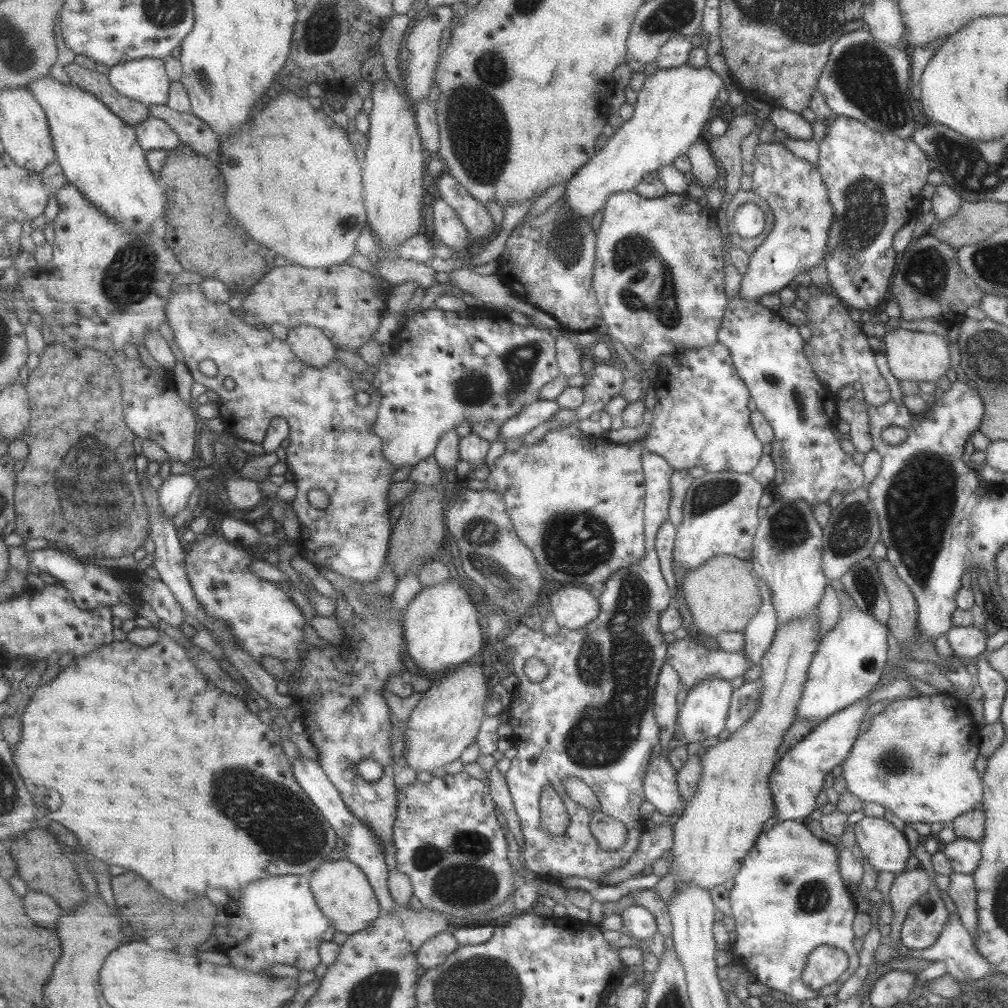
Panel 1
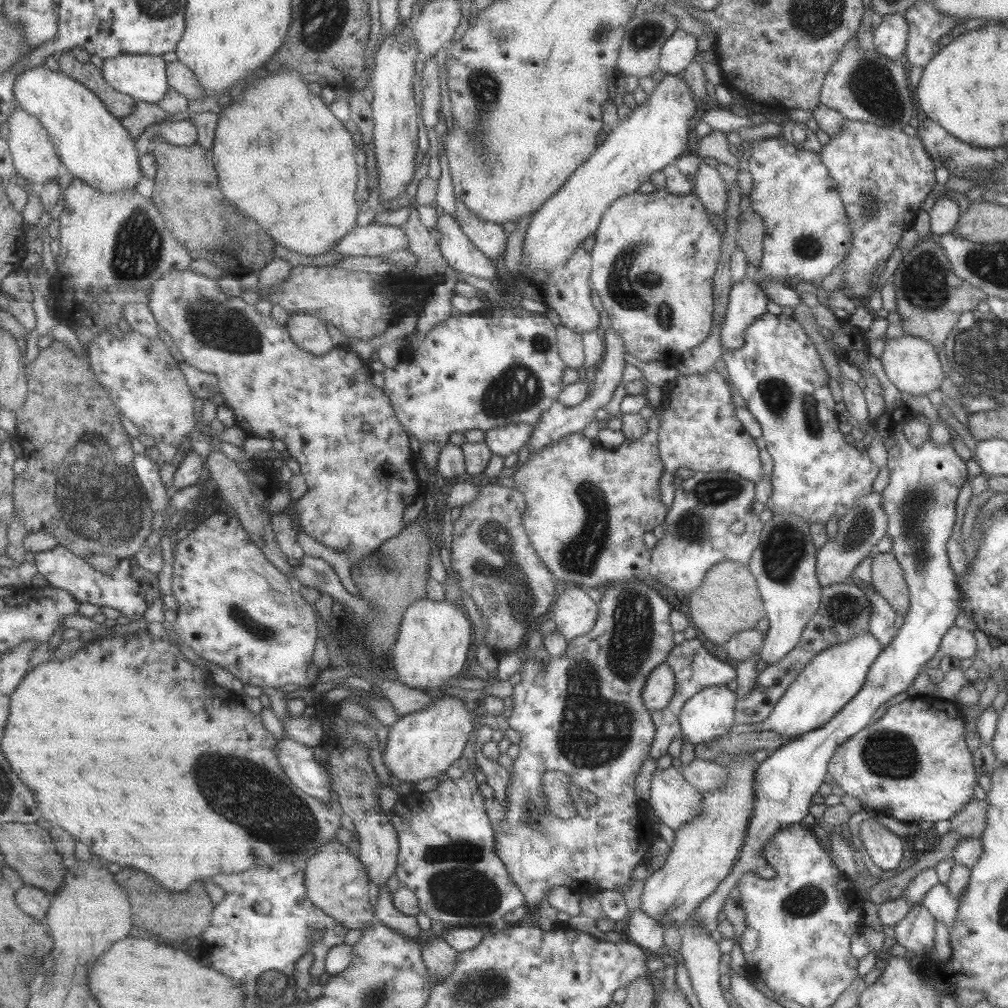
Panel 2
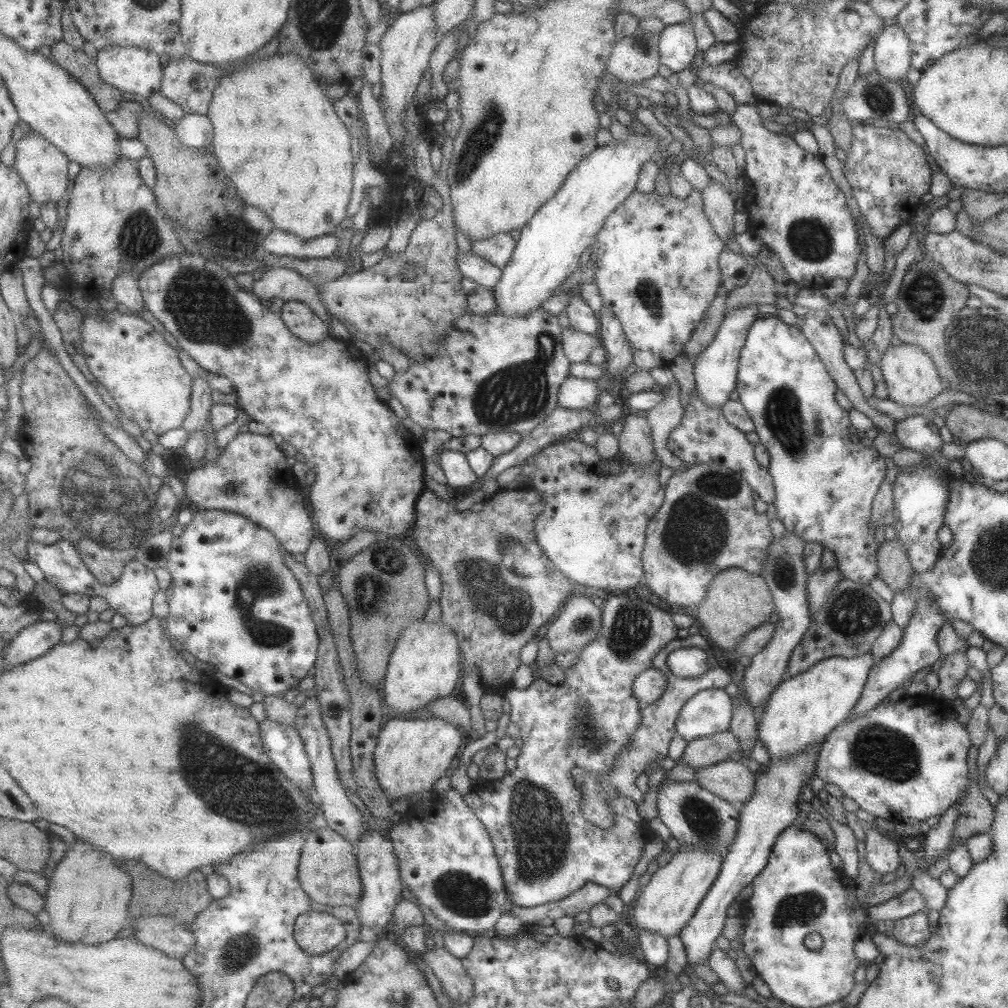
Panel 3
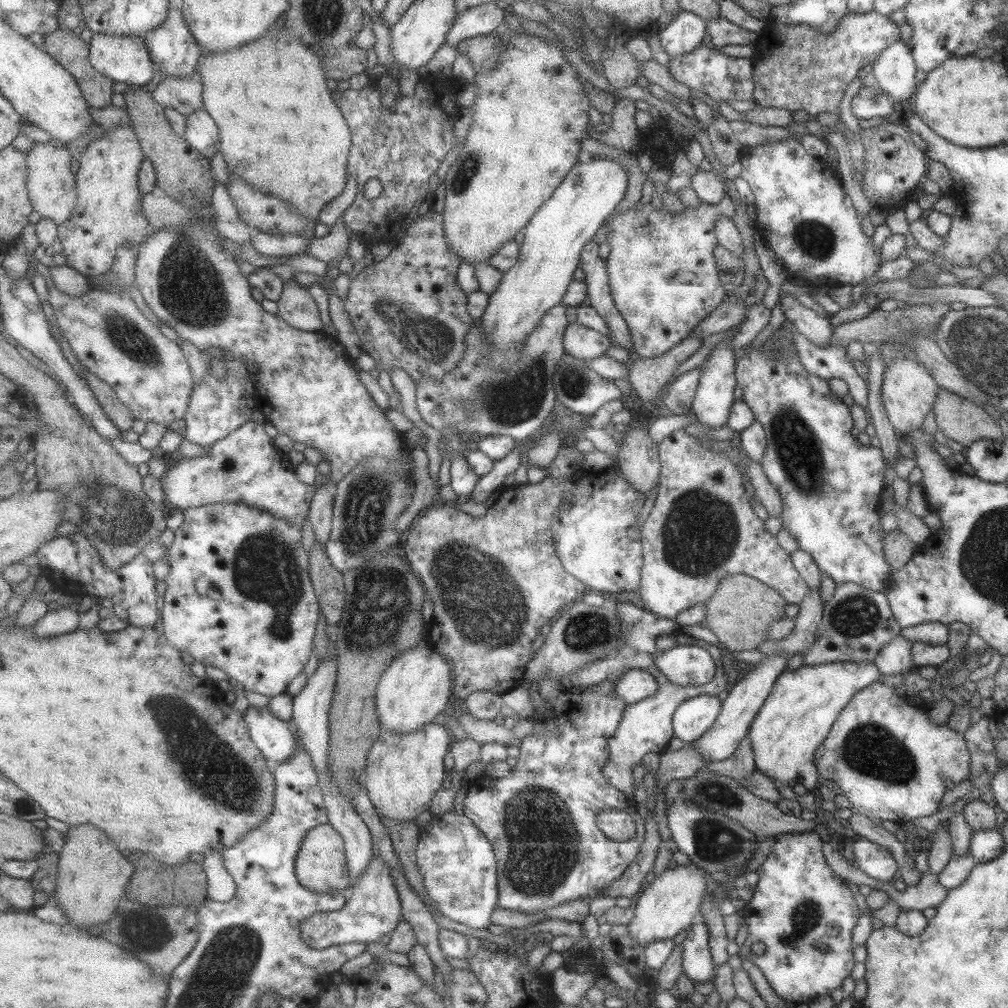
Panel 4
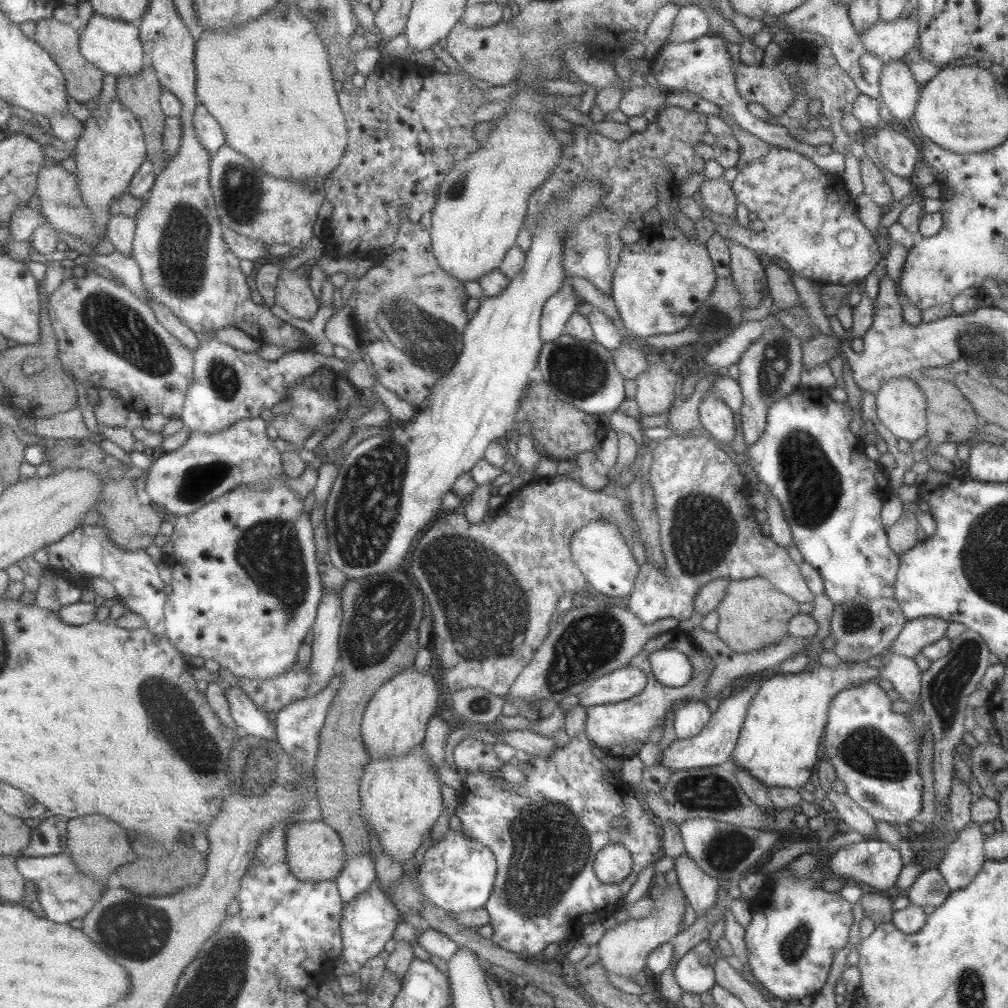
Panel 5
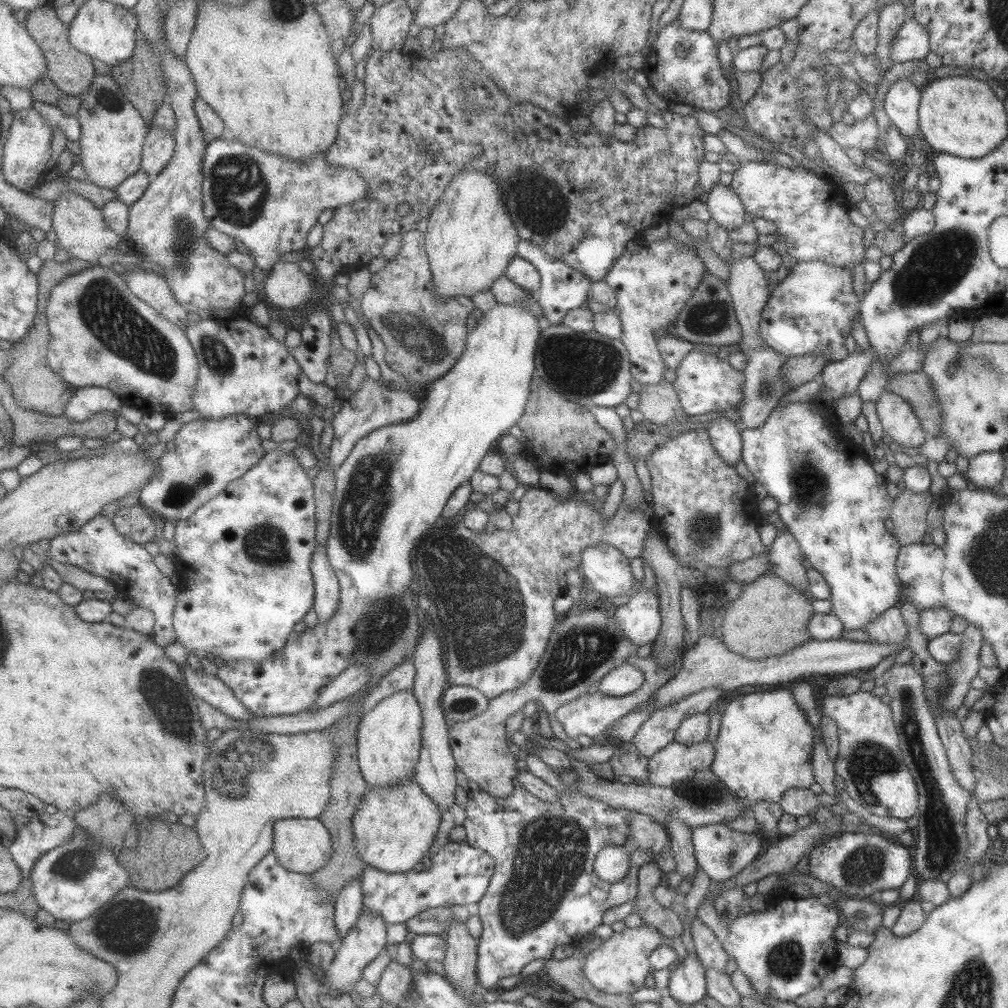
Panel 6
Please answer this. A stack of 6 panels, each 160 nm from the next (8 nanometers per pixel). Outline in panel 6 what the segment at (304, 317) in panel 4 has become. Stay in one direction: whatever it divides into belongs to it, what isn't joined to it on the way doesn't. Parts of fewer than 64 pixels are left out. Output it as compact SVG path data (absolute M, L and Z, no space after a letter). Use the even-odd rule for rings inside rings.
M277 261L264 277L265 302L280 310L297 310L311 296L312 279L297 263Z

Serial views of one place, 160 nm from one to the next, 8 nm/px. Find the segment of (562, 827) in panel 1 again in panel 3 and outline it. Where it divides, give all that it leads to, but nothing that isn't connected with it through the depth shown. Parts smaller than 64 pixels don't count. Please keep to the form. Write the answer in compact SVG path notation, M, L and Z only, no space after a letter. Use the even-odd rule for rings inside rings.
M698 633L693 634L693 636L688 635L683 639L675 638L675 640L669 641L666 645L662 646L661 650L657 651L650 664L663 674L667 681L666 687L655 702L640 709L638 725L630 734L630 739L624 744L624 747L616 754L613 764L609 767L606 775L600 775L581 767L573 767L571 769L574 783L582 792L580 811L582 812L583 818L599 829L611 829L614 826L614 812L608 805L608 798L619 795L626 796L635 802L643 800L644 794L635 787L635 783L633 782L635 782L635 778L641 772L644 772L644 768L652 760L660 759L667 755L669 740L671 740L673 733L676 731L674 722L676 716L679 714L678 710L685 704L685 701L691 698L696 692L711 688L723 689L731 682L730 676L718 665L716 658L713 657L711 646L707 643L707 640ZM677 647L697 647L707 652L707 672L701 676L694 676L693 678L677 678L673 676L665 664L665 659L669 652L675 650Z

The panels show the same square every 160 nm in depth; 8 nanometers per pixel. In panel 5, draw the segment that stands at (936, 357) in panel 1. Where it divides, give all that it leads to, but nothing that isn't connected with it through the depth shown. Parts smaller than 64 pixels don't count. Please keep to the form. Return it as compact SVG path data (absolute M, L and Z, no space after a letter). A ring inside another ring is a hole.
M912 377L891 379L874 396L877 419L895 439L913 443L926 435L925 397Z

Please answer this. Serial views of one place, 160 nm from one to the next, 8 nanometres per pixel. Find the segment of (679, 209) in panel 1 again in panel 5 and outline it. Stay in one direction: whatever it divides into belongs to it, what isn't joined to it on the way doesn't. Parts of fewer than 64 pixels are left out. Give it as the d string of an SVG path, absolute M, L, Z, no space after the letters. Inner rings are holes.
M705 212L702 213L702 219L694 223L694 229L696 230L694 236L687 237L678 227L660 222L655 236L662 234L662 239L639 240L639 242L635 241L629 245L625 244L621 249L612 276L610 295L627 334L622 338L618 348L611 352L613 366L623 379L634 380L637 374L645 373L645 369L649 365L647 364L647 358L645 358L645 352L641 350L641 346L644 345L642 340L659 333L667 334L685 329L689 320L688 316L699 306L700 302L707 298L713 288L718 276L714 273L713 261L710 259L704 244L715 233L716 224L704 216Z

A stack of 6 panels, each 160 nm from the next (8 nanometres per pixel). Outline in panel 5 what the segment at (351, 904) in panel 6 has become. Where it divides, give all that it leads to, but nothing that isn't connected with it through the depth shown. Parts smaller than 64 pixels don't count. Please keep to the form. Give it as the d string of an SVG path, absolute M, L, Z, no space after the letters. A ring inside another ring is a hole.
M369 852L359 853L357 857L345 862L341 872L333 880L344 904L361 895L375 881L374 861L369 859Z

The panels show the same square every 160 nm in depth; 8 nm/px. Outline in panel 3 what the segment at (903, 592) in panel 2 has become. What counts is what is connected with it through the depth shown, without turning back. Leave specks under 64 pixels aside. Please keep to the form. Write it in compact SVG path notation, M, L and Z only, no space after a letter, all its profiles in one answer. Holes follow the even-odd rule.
M885 539L876 552L878 571L876 576L880 578L892 592L906 589L914 570L912 569L908 554L905 552L900 540Z

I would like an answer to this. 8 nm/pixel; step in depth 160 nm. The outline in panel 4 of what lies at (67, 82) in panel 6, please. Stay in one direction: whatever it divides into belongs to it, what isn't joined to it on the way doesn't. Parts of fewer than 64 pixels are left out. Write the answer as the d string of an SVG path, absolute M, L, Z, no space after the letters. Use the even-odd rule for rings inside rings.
M62 29L44 35L46 51L51 53L78 80L83 94L91 107L108 107L111 96L120 88L107 75L100 73L90 61L90 45Z

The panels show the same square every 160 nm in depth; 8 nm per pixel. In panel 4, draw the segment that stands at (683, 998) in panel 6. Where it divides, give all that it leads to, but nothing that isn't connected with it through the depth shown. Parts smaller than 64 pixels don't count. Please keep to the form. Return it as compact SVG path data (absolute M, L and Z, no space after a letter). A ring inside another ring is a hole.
M696 918L682 942L682 972L694 982L709 982L713 974L713 961L708 945L708 932L702 920Z

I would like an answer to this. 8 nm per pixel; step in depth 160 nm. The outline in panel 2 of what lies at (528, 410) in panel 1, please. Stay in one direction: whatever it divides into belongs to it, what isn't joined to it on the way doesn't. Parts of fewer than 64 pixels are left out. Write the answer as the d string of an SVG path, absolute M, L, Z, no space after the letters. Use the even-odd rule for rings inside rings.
M524 423L493 428L485 431L484 443L492 454L505 458L511 452L517 452L521 445L531 438L535 425Z

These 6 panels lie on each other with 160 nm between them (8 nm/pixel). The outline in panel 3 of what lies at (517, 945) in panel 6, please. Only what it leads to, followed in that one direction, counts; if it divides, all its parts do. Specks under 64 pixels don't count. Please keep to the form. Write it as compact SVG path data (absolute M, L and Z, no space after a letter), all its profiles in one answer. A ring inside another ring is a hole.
M641 594L639 598L635 596L635 600L623 596L615 600L615 596L609 596L600 609L602 623L597 639L577 651L576 660L566 670L561 684L531 684L531 692L528 687L516 689L513 686L503 692L510 704L509 720L519 728L522 740L516 767L497 780L475 783L467 794L462 795L464 804L489 834L505 893L514 906L533 907L561 901L587 883L618 893L629 881L634 866L643 855L646 842L652 836L647 821L635 809L635 801L626 796L608 798L608 805L614 812L614 826L611 829L599 829L587 822L580 811L582 792L574 783L571 769L581 767L606 775L640 719L640 708L632 695L632 682L640 672L651 666L653 656L663 645L678 638L678 628L672 621L672 615L649 603L647 597Z

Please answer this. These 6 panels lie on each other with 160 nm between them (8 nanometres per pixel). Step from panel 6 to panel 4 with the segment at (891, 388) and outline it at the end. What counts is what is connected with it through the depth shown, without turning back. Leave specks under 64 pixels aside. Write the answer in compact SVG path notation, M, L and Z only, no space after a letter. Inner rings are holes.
M938 388L931 412L937 430L962 446L968 447L980 439L1004 440L998 422L992 420L981 408L973 407L970 402L943 388Z

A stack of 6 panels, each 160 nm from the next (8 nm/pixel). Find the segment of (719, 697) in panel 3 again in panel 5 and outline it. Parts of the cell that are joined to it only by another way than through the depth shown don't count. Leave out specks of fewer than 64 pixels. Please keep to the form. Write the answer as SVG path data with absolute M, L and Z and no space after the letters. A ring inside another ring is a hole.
M687 700L674 711L673 728L677 739L687 739L699 734L707 724L711 712L701 700Z

